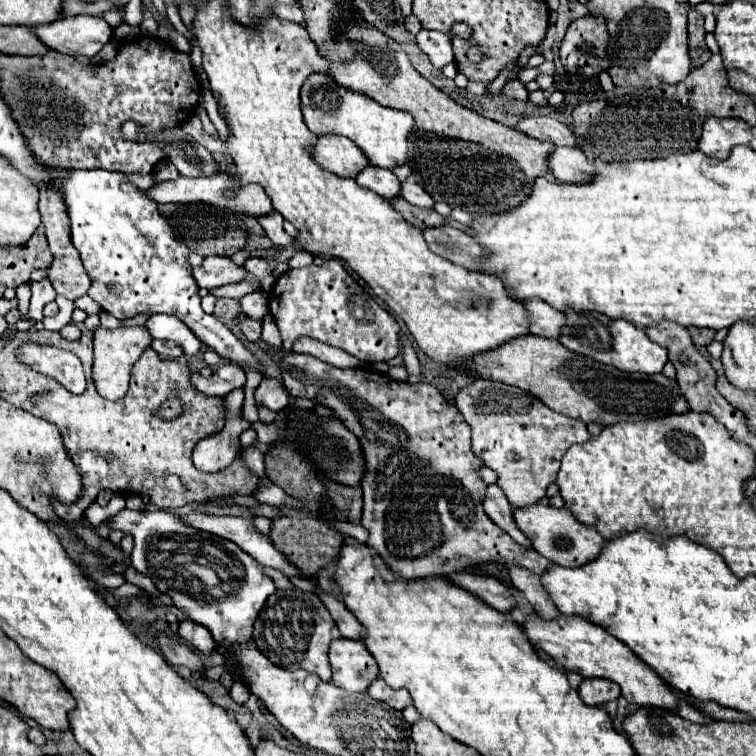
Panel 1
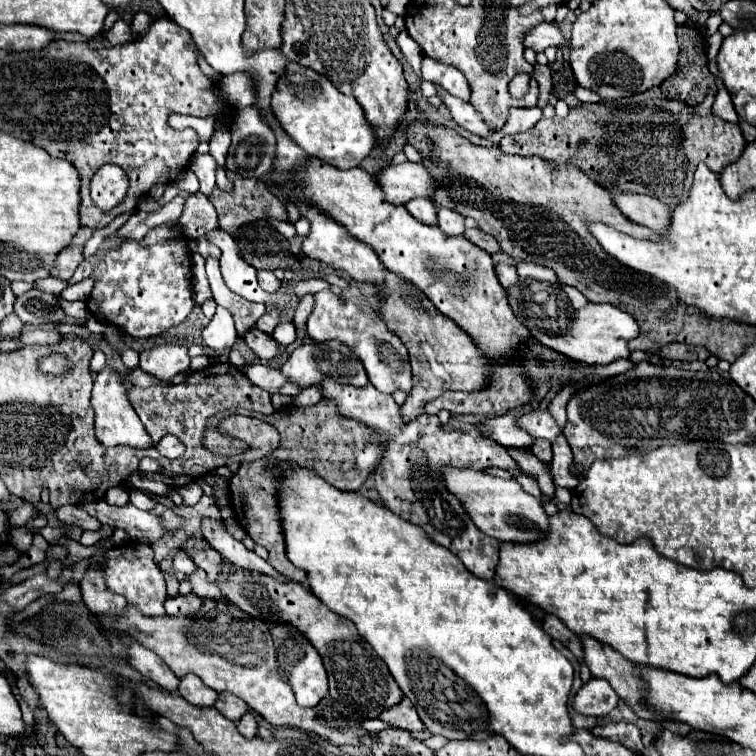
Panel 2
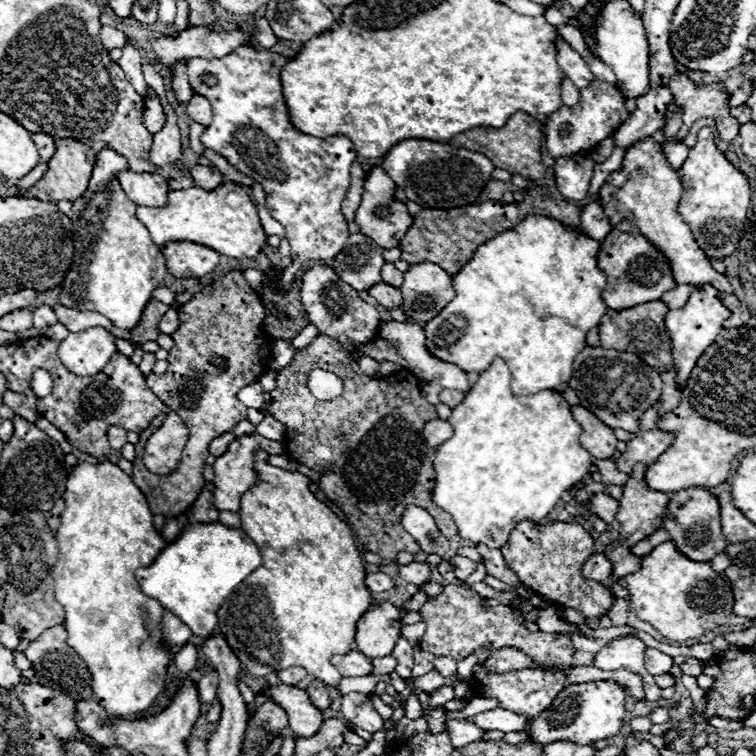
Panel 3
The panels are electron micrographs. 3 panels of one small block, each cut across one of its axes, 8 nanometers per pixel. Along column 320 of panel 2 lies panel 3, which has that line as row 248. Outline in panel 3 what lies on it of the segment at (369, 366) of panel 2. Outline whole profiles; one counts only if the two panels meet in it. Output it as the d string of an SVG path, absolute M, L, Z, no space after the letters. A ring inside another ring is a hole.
M238 46L220 60L188 62L192 90L208 96L214 112L212 124L200 136L202 144L262 184L270 216L286 230L292 264L280 276L282 290L292 288L306 262L332 260L344 248L350 232L348 220L342 214L342 200L350 188L350 166L356 160L356 148L344 136L320 140L294 130L280 84L280 70L288 60L290 56L270 50ZM204 74L216 76L218 84L206 86L202 82Z

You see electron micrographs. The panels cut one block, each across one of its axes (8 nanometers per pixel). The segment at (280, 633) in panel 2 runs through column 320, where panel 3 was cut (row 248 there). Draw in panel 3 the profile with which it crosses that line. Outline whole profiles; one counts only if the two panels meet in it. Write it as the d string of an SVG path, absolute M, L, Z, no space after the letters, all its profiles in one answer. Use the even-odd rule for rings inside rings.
M652 138L634 142L626 150L620 170L614 170L606 178L604 186L600 188L600 204L604 206L606 216L610 218L612 224L618 224L622 218L636 216L636 224L640 224L640 232L644 232L644 236L648 236L648 240L652 240L652 244L662 248L662 252L668 256L670 264L672 264L672 272L676 274L676 282L694 284L694 286L714 284L714 288L718 288L724 304L732 312L732 316L724 322L724 328L744 326L752 318L752 314L740 300L736 300L726 276L718 274L710 266L710 260L704 256L704 252L698 248L696 240L690 234L688 224L682 220L682 216L678 212L680 196L682 196L680 176L668 166L660 144L654 142ZM642 142L644 142L644 150L642 150Z

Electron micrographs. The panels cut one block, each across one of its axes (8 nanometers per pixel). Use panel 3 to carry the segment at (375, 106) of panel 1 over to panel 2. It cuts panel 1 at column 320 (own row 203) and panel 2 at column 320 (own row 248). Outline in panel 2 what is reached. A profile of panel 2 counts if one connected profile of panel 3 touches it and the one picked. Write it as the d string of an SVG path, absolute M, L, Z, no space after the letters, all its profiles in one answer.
M286 64L280 80L276 82L276 90L272 92L270 108L276 120L282 124L284 132L308 156L320 158L322 162L328 162L340 170L360 166L360 162L376 146L376 134L368 126L360 104L352 96L336 90L328 78L302 64Z

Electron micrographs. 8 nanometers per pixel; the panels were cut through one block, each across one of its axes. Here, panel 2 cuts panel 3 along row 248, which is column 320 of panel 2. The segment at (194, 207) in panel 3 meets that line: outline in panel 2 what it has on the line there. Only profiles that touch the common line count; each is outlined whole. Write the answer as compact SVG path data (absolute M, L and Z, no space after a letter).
M294 202L294 204L298 206L300 214L310 220L310 236L308 236L308 238L304 240L304 244L302 244L302 246L304 246L304 254L306 254L308 258L320 260L320 262L328 264L328 266L334 268L334 270L342 270L342 272L346 272L348 276L352 276L354 280L368 282L368 284L374 284L374 286L378 286L378 288L384 288L384 264L380 262L380 258L376 256L376 252L374 252L368 244L352 238L352 236L346 232L346 228L342 228L338 222L334 222L334 220L328 218L326 214L318 212L316 208L310 208L310 206L300 204L300 202Z

